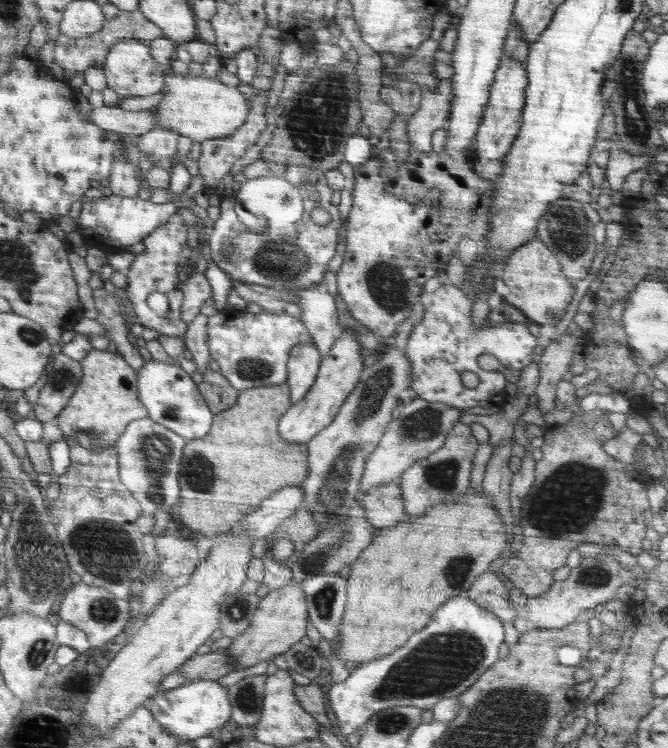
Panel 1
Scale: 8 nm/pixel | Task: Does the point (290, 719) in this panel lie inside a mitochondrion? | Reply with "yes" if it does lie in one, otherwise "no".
no

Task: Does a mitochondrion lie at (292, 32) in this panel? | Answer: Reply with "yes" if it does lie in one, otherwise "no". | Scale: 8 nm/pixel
no

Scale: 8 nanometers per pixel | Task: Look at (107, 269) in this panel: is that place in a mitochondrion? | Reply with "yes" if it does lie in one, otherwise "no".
no

